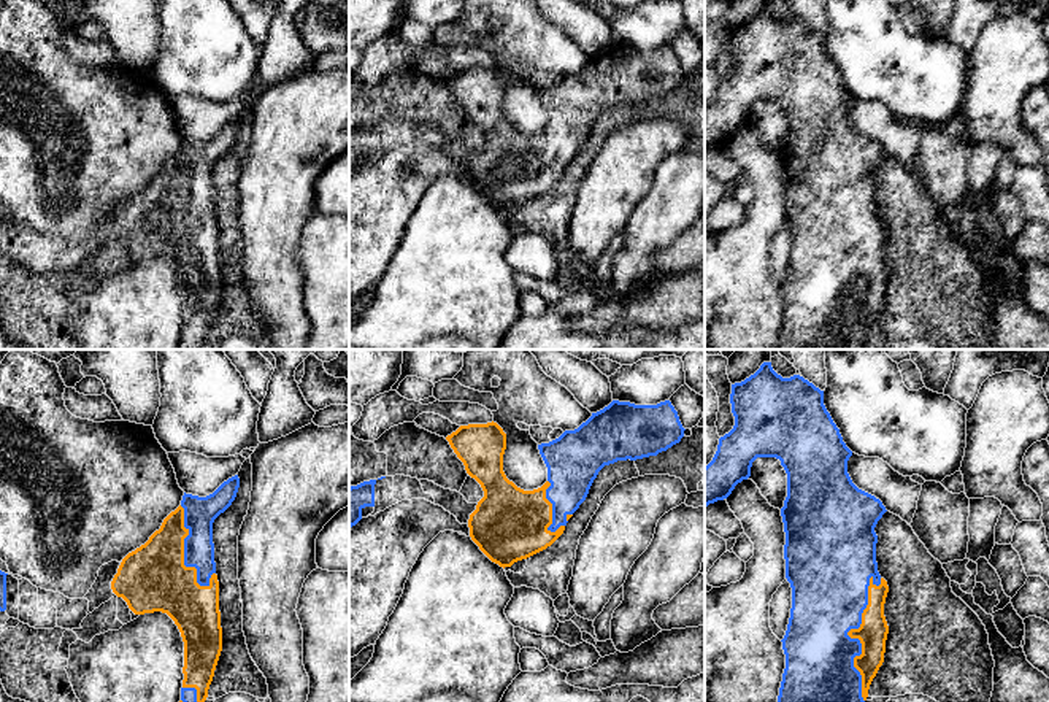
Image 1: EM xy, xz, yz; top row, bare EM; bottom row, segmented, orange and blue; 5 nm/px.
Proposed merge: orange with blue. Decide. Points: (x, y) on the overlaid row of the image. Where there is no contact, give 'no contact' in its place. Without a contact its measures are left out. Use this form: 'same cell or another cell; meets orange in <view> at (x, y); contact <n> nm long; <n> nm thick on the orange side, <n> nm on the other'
same cell; meets orange in yz at (853, 637); contact 650 nm long; 150 nm thick on the orange side, 380 nm on the other

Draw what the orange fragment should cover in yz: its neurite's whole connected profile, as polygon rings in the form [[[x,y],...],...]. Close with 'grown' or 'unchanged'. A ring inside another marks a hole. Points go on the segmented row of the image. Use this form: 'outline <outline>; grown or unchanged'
outline [[[771,362],[741,383],[732,384],[733,429],[719,438],[713,461],[705,467],[705,508],[727,499],[735,486],[751,476],[757,457],[776,457],[787,473],[787,497],[781,508],[786,532],[786,578],[792,588],[792,608],[782,642],[786,669],[778,702],[865,702],[884,662],[889,626],[884,604],[887,581],[878,572],[874,527],[887,511],[879,499],[859,489],[849,473],[852,451],[824,405],[824,391],[800,375],[782,378]]]; grown

